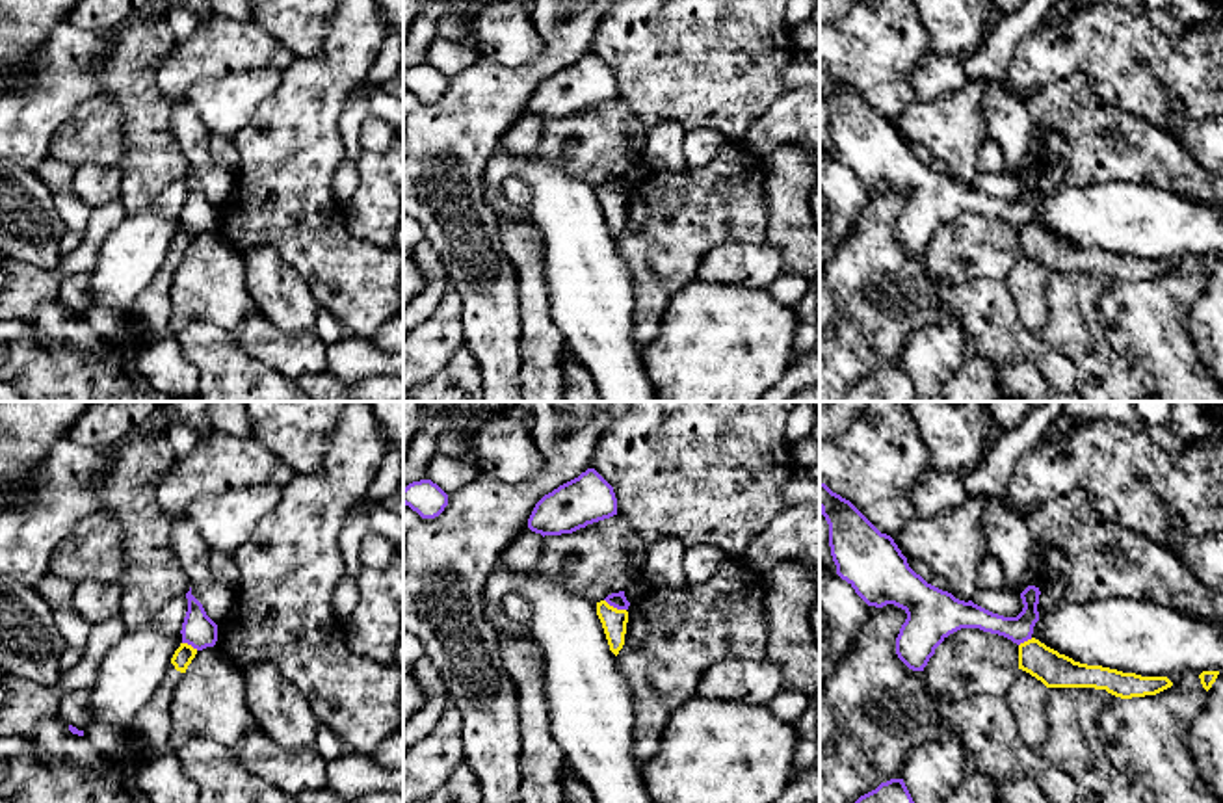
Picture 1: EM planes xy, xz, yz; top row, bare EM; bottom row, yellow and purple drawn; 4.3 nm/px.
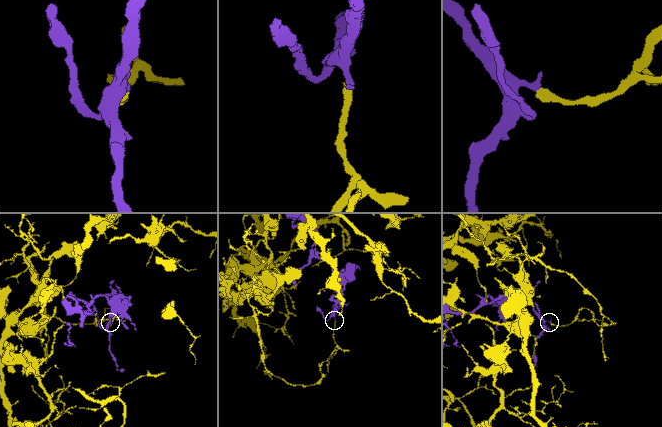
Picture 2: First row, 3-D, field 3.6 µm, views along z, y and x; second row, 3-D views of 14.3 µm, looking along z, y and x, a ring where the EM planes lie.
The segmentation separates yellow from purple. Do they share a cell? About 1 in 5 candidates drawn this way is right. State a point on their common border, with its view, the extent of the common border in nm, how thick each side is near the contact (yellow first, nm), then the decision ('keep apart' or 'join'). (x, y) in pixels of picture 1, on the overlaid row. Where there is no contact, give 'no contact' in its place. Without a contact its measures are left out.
xz (616, 608) | 110 nm | 110/70 nm | keep apart

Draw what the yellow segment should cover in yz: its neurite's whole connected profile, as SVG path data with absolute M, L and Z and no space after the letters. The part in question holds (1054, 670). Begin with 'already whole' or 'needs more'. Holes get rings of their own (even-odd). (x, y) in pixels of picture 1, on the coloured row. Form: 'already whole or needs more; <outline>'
already whole; M1035 638L1019 645L1019 669L1030 673L1046 688L1095 688L1121 699L1156 695L1173 686L1167 677L1141 677L1074 662Z

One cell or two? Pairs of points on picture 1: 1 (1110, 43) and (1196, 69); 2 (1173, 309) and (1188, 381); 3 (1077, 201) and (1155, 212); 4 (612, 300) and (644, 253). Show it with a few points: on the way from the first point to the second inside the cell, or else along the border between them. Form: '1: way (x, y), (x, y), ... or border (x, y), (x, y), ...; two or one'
1: way (1130, 64), (1140, 69), (1175, 69); one
2: way (1173, 328), (1173, 363); one
3: way (1095, 212), (1136, 212); one
4: border (616, 240), (616, 248), (629, 266), (634, 315); two

